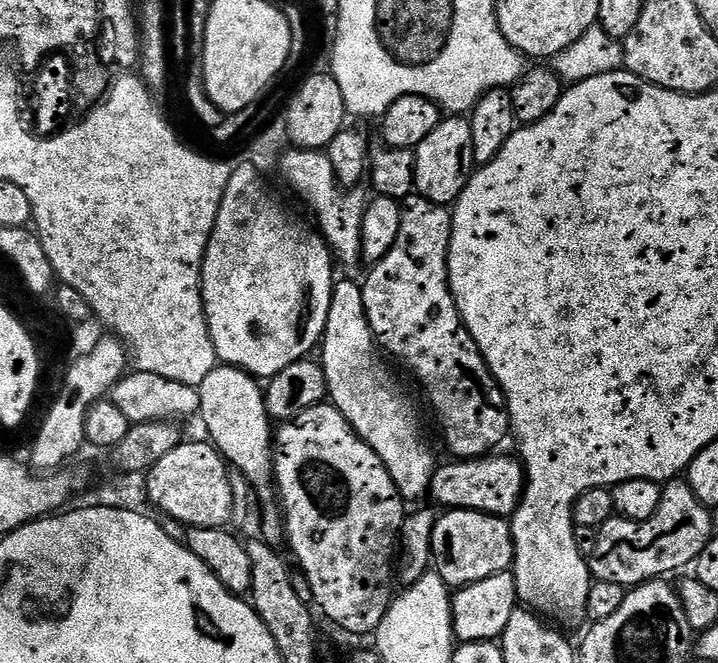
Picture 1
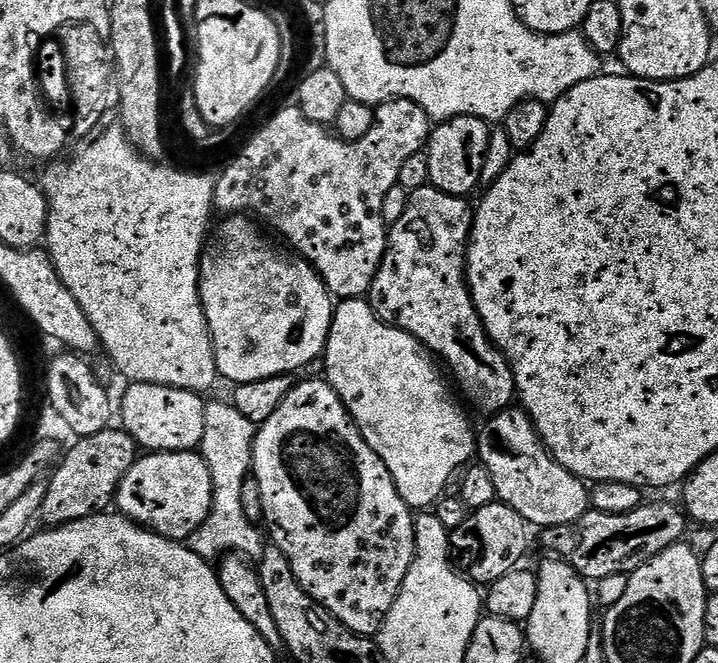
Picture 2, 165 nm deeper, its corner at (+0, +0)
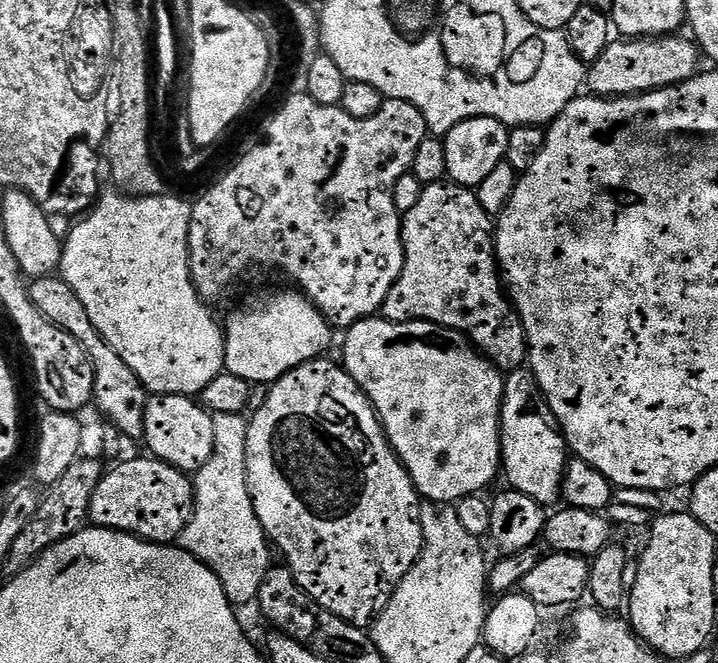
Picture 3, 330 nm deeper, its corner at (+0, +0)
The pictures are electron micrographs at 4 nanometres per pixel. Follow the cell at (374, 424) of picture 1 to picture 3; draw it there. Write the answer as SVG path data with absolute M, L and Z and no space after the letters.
M369 318L359 320L357 324L347 329L344 340L344 360L342 367L348 371L350 378L366 394L366 398L372 403L380 424L384 428L384 437L388 440L388 445L396 451L396 456L402 462L402 466L410 474L414 482L416 491L420 493L425 501L434 504L455 505L456 500L464 500L467 496L472 496L475 492L480 492L495 476L501 471L500 462L500 407L504 401L504 378L505 373L501 372L495 364L491 364L473 346L472 341L460 332L455 332L452 328L443 328L437 324L431 324L425 320L407 320L399 324L390 322L383 318Z

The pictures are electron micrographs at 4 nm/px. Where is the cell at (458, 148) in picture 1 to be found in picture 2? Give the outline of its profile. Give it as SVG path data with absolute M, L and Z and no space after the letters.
M455 116L453 120L437 123L426 145L430 162L429 185L446 194L471 197L471 192L481 187L480 175L482 162L486 162L489 131L489 121L480 120L476 116Z

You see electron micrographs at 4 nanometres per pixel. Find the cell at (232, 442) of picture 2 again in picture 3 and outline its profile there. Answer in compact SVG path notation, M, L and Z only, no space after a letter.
M215 414L214 422L214 454L210 454L210 462L202 466L194 474L192 493L194 506L192 517L178 537L178 547L186 550L198 562L202 562L222 582L222 590L228 601L234 606L252 604L258 590L262 586L262 578L266 578L269 568L273 567L273 549L270 547L268 535L264 533L262 522L258 522L258 514L254 510L254 502L248 489L246 474L246 434L248 420L241 414Z

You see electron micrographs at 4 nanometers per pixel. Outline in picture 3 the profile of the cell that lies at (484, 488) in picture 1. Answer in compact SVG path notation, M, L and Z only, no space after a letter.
M525 366L507 373L504 378L504 401L500 407L500 462L502 465L502 476L505 476L505 478L508 479L507 487L513 492L526 494L526 498L534 498L534 502L538 502L545 506L551 506L555 500L559 501L561 499L562 489L564 487L564 468L568 465L569 459L570 449L568 445L564 443L564 436L552 419L552 411L548 408L548 403L545 402L544 396L540 392L540 387L534 378L531 368Z

